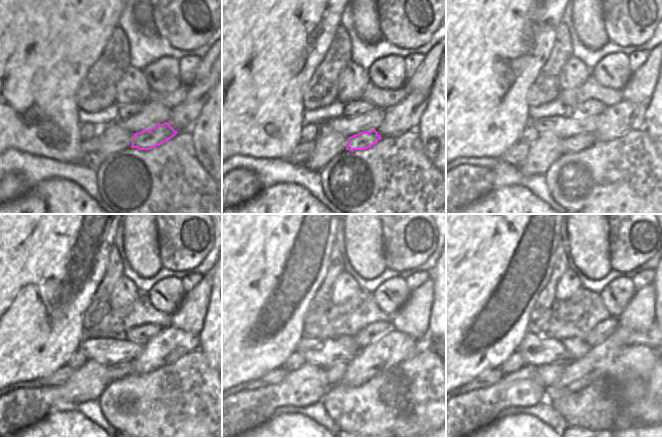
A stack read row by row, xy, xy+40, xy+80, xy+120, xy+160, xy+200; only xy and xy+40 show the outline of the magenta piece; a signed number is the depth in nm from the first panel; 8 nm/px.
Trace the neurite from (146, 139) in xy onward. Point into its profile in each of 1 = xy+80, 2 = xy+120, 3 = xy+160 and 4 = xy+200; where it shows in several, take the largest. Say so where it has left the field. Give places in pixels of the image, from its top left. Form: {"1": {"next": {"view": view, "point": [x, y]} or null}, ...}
{"1": {"next": {"view": "xy+80", "point": [573, 144]}}, "2": {"next": {"view": "xy+120", "point": [119, 370]}}, "3": {"next": {"view": "xy+160", "point": [334, 373]}}, "4": {"next": {"view": "xy+200", "point": [550, 373]}}}

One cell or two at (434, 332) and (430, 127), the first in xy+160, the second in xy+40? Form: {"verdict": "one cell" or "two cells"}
{"verdict": "one cell"}

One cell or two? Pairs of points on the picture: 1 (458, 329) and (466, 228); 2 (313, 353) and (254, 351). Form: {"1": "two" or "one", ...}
{"1": "one", "2": "two"}

